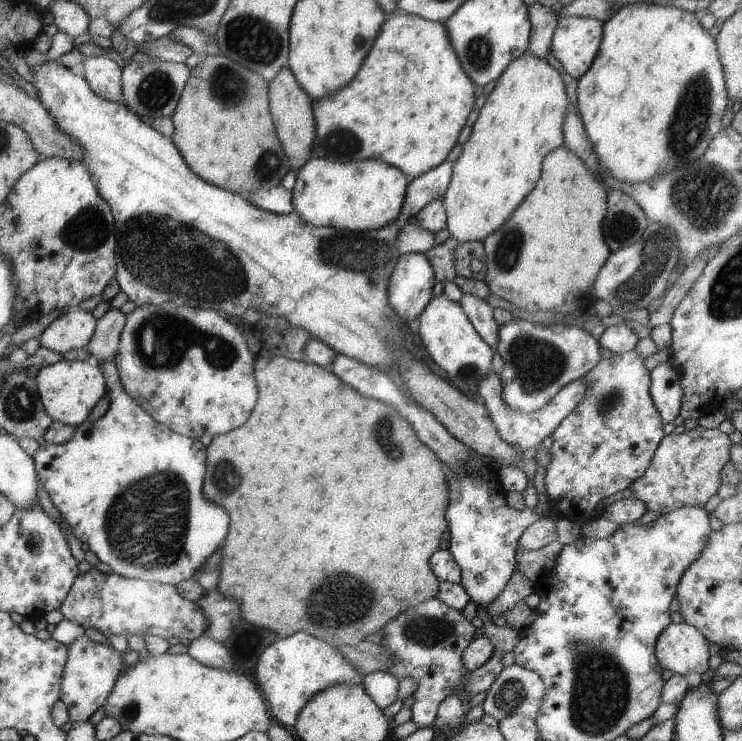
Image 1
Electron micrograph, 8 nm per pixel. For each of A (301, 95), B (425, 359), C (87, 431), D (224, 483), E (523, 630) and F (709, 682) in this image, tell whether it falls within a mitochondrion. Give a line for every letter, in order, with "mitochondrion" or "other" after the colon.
A: other
B: other
C: other
D: mitochondrion
E: other
F: other

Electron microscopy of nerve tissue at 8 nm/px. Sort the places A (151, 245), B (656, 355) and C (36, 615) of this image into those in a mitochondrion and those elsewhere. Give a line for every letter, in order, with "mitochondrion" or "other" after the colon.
A: mitochondrion
B: other
C: other

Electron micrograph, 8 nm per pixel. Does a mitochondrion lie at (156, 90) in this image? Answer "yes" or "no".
yes

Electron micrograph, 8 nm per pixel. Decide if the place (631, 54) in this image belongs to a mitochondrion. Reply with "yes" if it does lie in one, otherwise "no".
no

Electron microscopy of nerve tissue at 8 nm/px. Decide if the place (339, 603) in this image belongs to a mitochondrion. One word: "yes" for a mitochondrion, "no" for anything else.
yes

